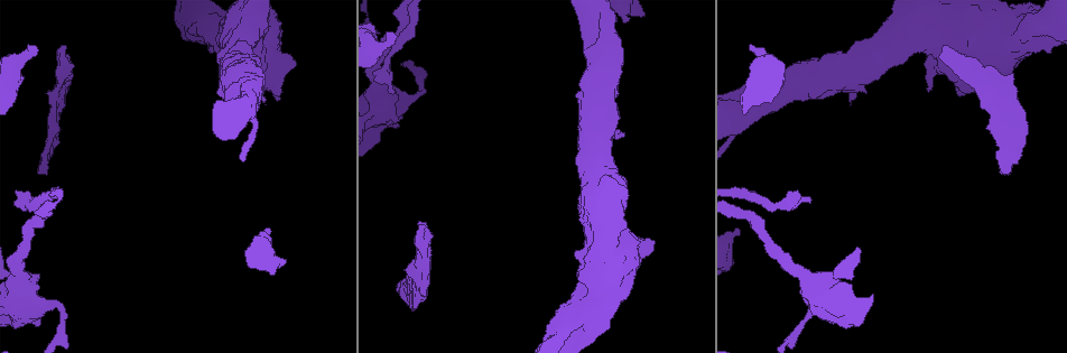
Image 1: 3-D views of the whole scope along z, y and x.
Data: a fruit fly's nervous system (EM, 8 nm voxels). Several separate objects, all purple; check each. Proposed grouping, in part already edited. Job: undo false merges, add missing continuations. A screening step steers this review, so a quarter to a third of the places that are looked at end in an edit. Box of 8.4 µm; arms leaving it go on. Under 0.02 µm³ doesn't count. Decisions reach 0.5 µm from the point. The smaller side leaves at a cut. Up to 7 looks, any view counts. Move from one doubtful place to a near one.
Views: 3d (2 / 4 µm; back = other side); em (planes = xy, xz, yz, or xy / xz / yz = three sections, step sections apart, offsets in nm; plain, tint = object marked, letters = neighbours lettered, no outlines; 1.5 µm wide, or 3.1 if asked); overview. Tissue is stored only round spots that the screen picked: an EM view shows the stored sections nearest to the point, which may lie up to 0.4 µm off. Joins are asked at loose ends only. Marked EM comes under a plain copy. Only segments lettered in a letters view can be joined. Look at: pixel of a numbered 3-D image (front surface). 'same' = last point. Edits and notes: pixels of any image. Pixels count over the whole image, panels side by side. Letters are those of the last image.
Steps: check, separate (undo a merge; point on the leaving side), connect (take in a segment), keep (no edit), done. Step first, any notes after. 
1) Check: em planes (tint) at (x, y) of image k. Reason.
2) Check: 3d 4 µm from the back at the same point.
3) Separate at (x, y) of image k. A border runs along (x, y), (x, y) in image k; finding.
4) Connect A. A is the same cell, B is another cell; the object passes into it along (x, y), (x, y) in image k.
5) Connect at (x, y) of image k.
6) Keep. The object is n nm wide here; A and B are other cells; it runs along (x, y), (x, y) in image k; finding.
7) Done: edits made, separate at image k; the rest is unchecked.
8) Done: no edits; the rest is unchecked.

Check: em xy step 8 (tint) at (402, 284) of image 1. Free end.

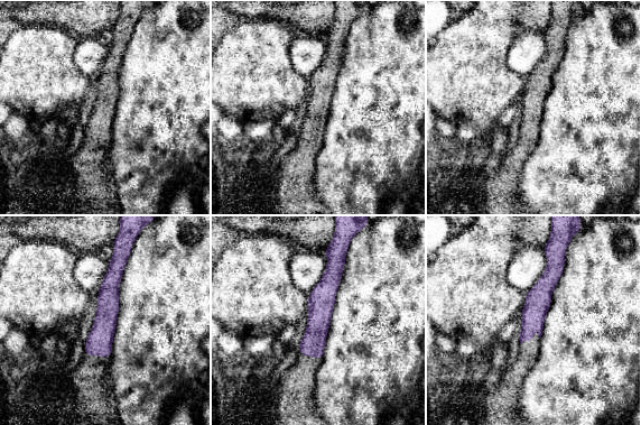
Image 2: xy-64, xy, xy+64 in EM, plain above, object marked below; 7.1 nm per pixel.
Check: em planes (letters) at the same point. Cut it another way.

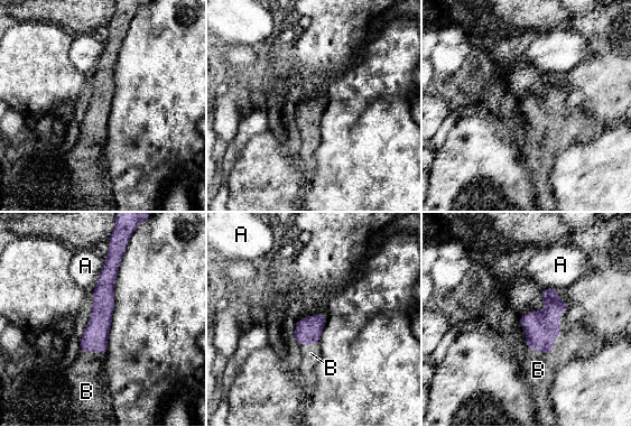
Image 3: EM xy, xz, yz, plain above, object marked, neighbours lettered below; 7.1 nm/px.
Connect B. The longest contact is with B, 400 nm; B is the same cell, A is another cell; the object passes into it along (540, 327), (553, 342), (538, 370) in image 3; it goes on there.

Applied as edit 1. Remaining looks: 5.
Check: em planes (letters) at (268, 228) of image 1. An open end.

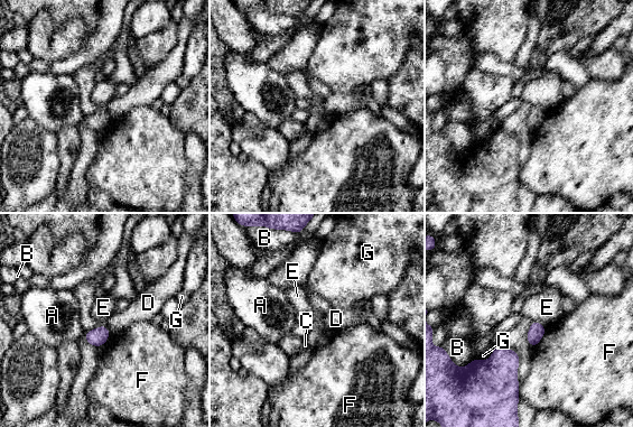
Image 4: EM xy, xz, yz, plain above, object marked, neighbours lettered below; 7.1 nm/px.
Keep. A, B, C, D, E, F and G are other cells; a border runs along (532, 319), (546, 326) in image 4; none of them fits.

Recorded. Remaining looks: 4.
Check: 3d 4 µm at (749, 47) of image 1. Stops while still wide.

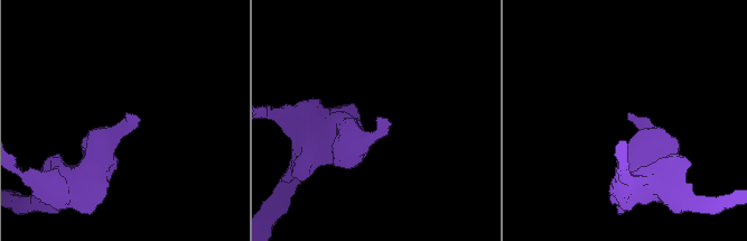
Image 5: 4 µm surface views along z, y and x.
Check: em planes (letters) at (126, 114) of image 5. Now the EM.

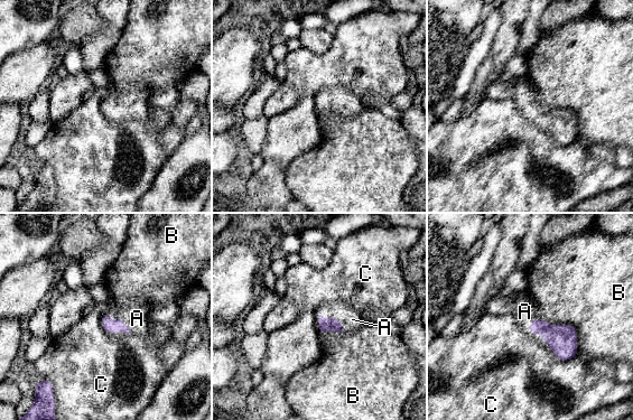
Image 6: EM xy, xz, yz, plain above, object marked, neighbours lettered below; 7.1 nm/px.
Connect A. A is the same cell, B and C are other cells; the object passes into it along (333, 324), (334, 317), (352, 319) in image 6; it goes on there.

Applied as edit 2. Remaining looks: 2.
Done: edits made, connect at image 3, connect at image 6; the rest is unchecked.

